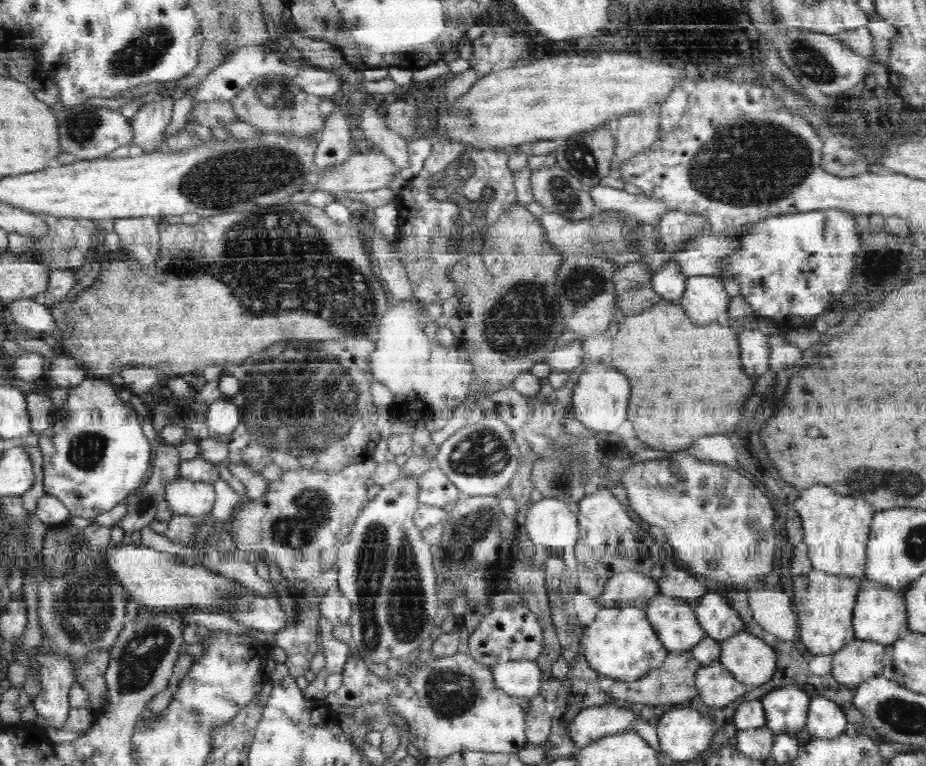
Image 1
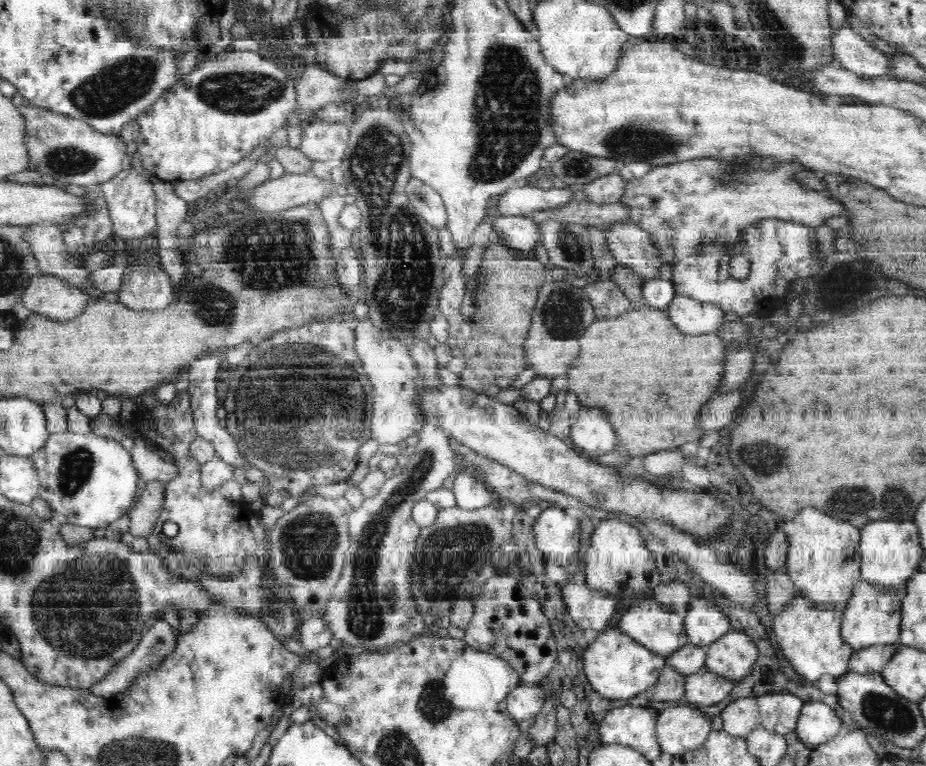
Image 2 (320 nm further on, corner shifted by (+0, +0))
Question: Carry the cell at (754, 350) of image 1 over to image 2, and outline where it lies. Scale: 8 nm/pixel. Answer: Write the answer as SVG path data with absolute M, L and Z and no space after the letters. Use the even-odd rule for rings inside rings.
M738 390L728 392L722 398L714 396L712 402L708 402L710 408L704 408L704 412L700 412L700 428L704 428L704 432L710 432L710 430L718 430L724 424L728 424L740 400L742 400L742 392Z

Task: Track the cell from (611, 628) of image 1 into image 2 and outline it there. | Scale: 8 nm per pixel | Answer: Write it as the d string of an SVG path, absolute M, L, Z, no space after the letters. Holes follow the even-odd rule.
M615 625L600 632L595 641L583 654L583 669L591 684L602 698L626 700L634 698L656 684L661 670L665 666L665 657L658 656L643 644L636 642Z

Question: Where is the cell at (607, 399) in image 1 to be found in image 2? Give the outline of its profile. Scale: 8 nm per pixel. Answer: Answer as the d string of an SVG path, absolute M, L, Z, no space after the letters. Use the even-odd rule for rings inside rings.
M580 406L576 417L570 436L578 450L589 458L600 458L614 451L616 434L600 410Z

